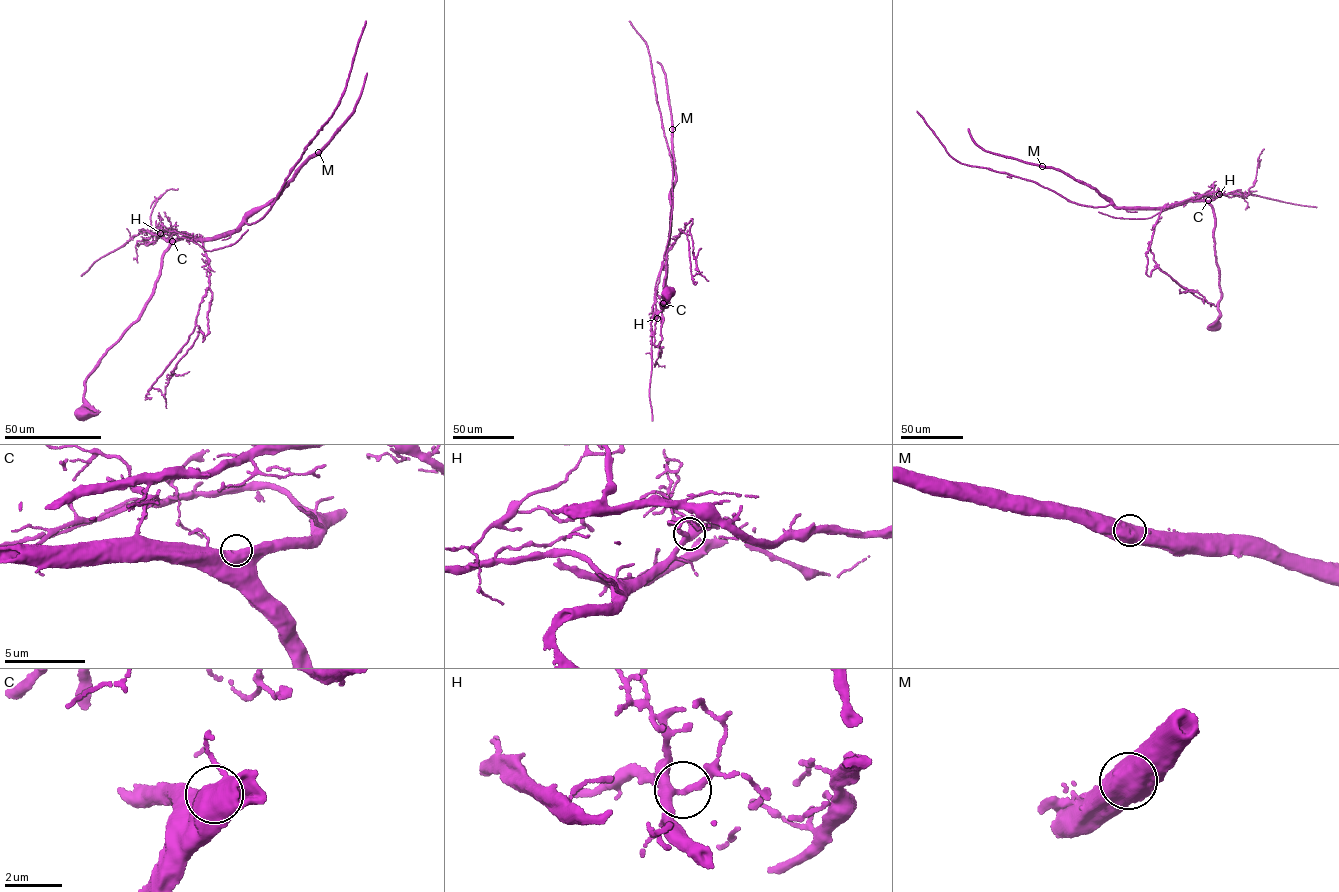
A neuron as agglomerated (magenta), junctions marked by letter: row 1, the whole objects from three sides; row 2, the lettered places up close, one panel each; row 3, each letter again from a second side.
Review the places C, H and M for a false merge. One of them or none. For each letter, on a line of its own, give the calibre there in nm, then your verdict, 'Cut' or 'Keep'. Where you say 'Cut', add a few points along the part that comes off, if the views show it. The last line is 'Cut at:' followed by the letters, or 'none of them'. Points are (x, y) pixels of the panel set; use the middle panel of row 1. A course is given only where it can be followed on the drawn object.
C: Thickness 800 nm. Keep
H: Thickness 280 nm. Keep
M: Thickness 900 nm. Keep
Cut at: none of them

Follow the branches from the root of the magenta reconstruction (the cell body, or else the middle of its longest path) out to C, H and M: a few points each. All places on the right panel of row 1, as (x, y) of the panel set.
C: (1215, 327), (1221, 295), (1213, 236), (1214, 213), (1208, 200)
H: (1215, 327), (1221, 295), (1213, 236), (1214, 213), (1209, 201), (1219, 194)
M: (1215, 327), (1221, 295), (1214, 213), (1208, 203), (1115, 206), (1093, 188), (1042, 166)

